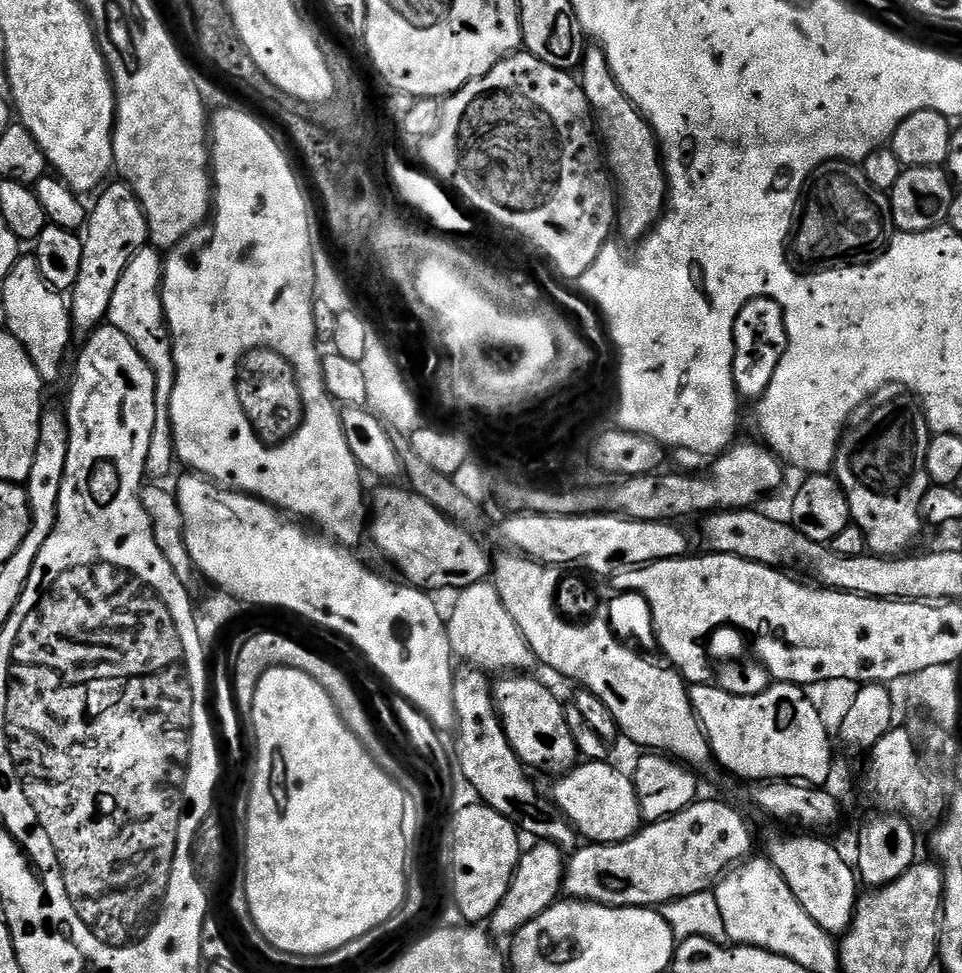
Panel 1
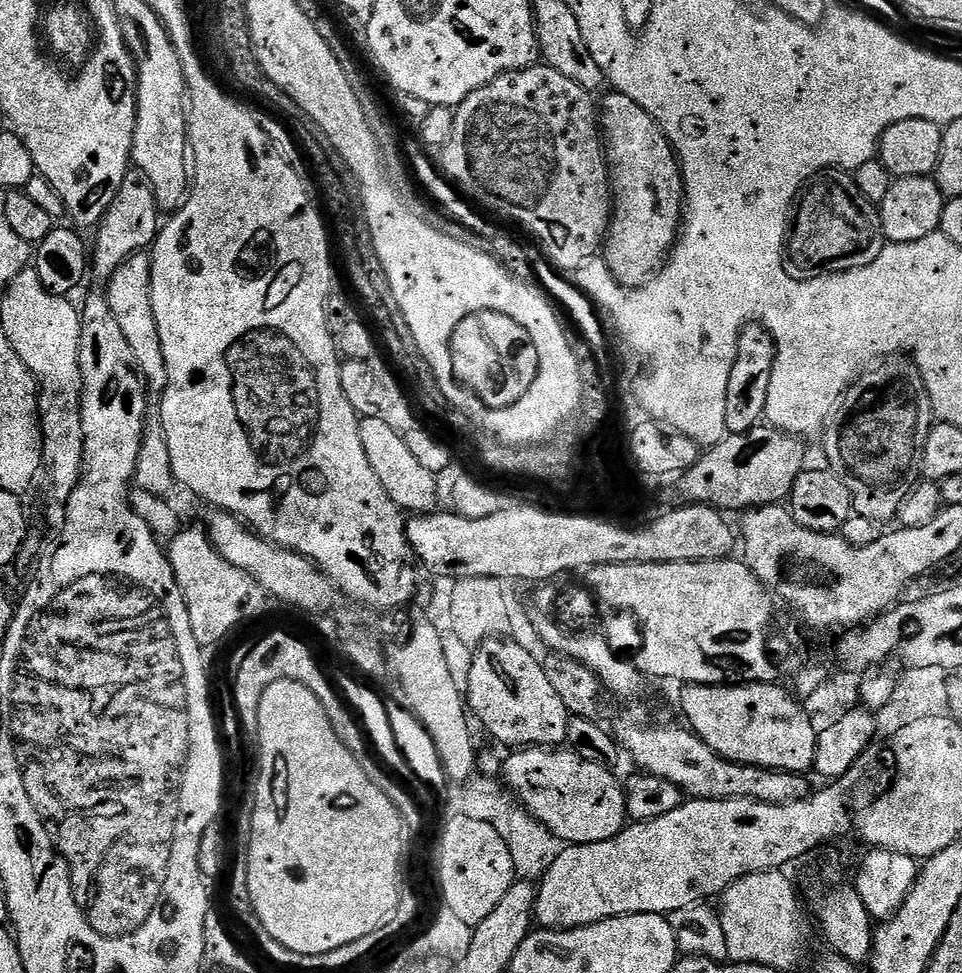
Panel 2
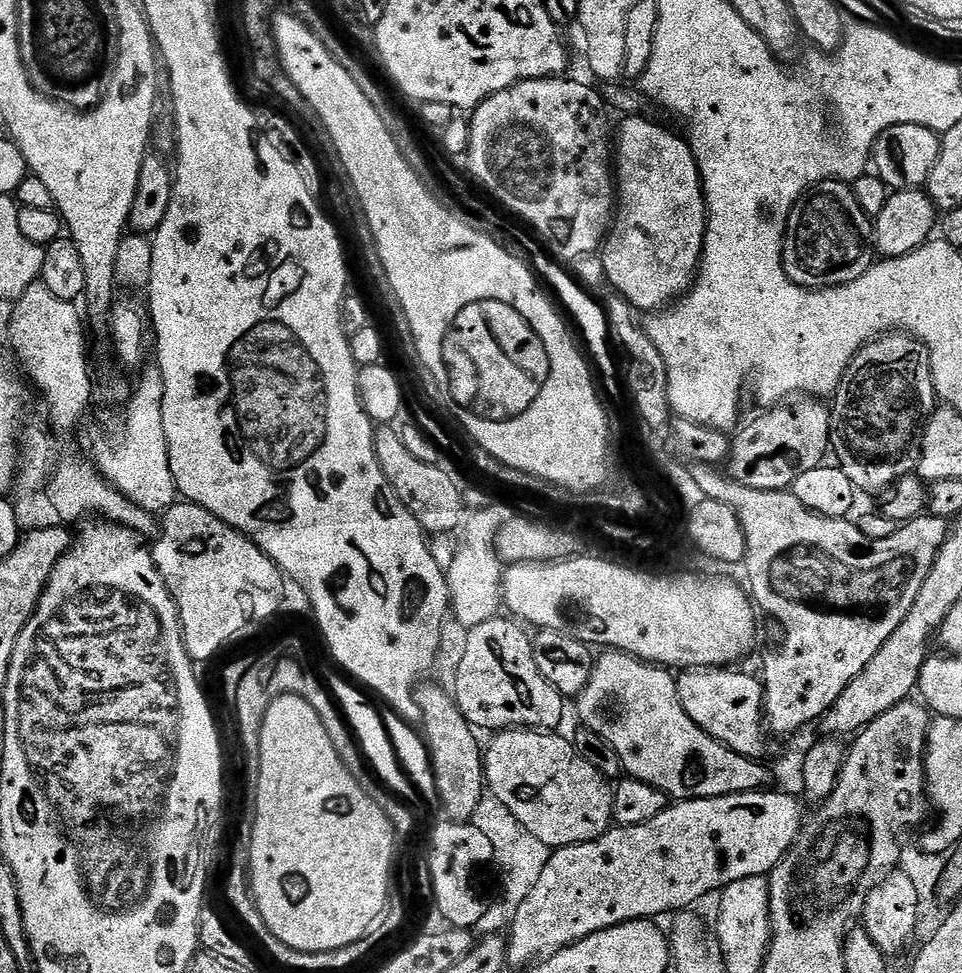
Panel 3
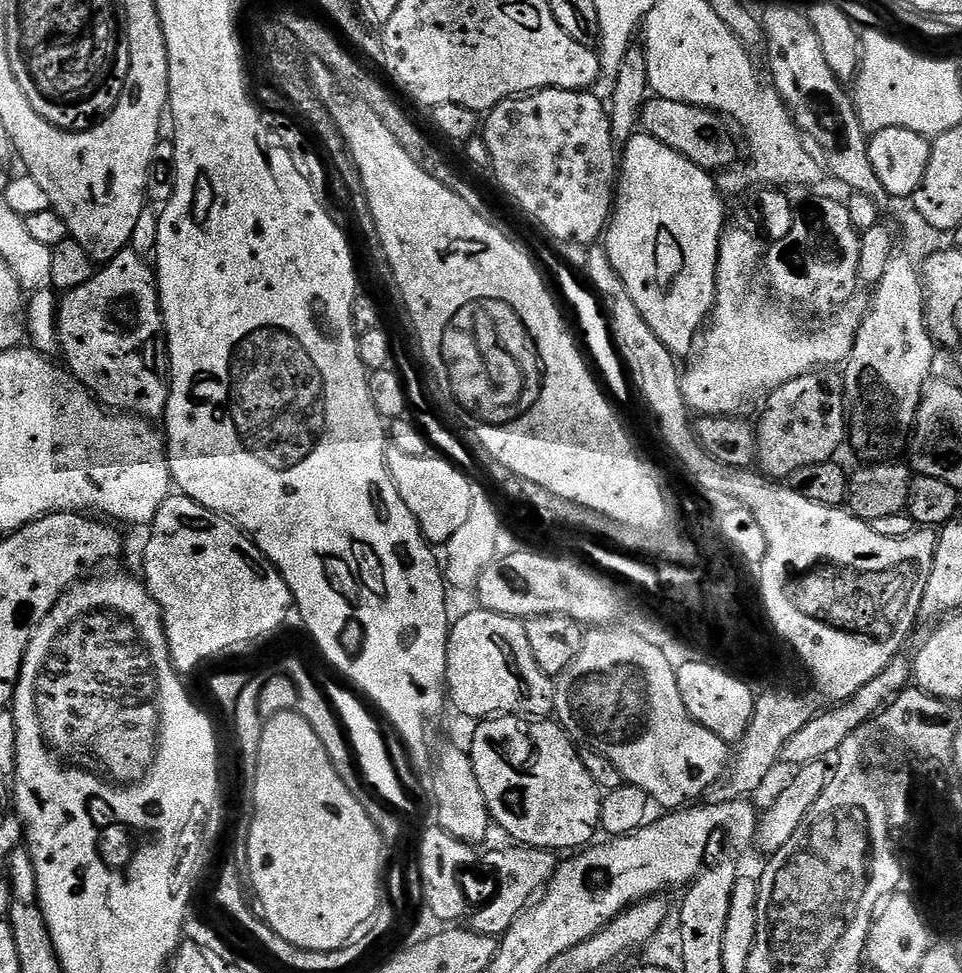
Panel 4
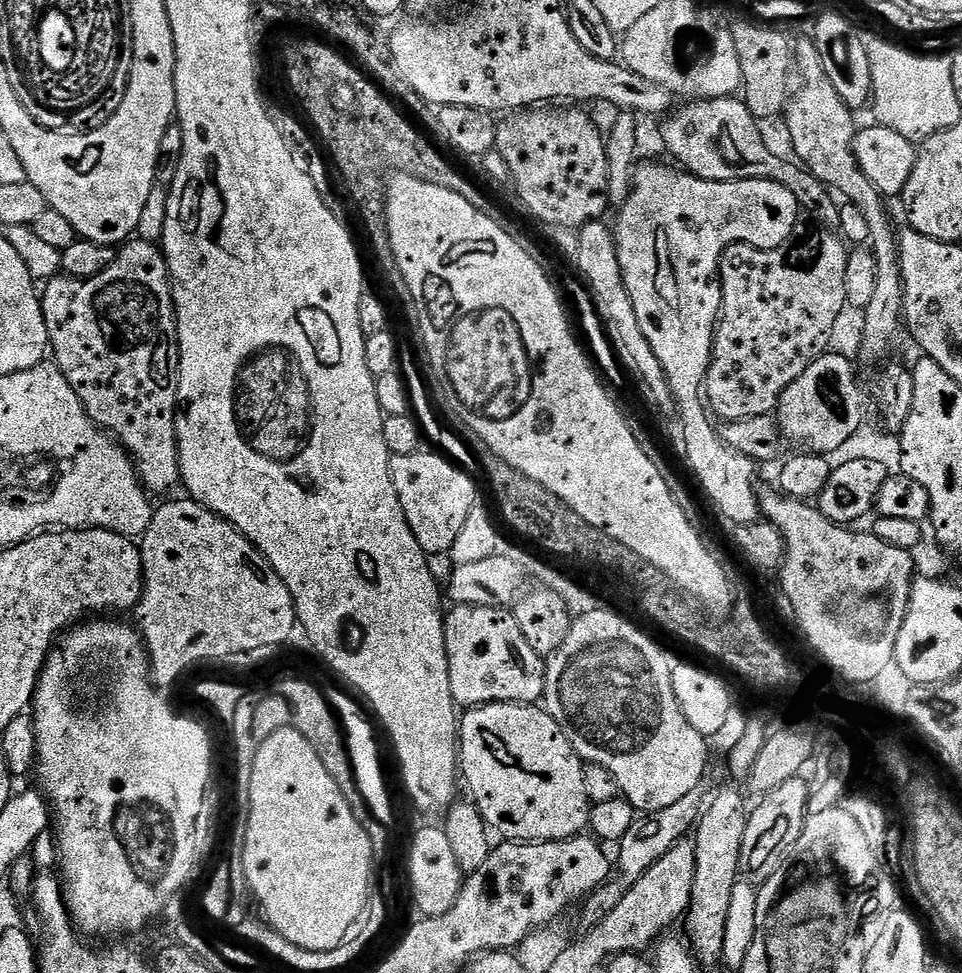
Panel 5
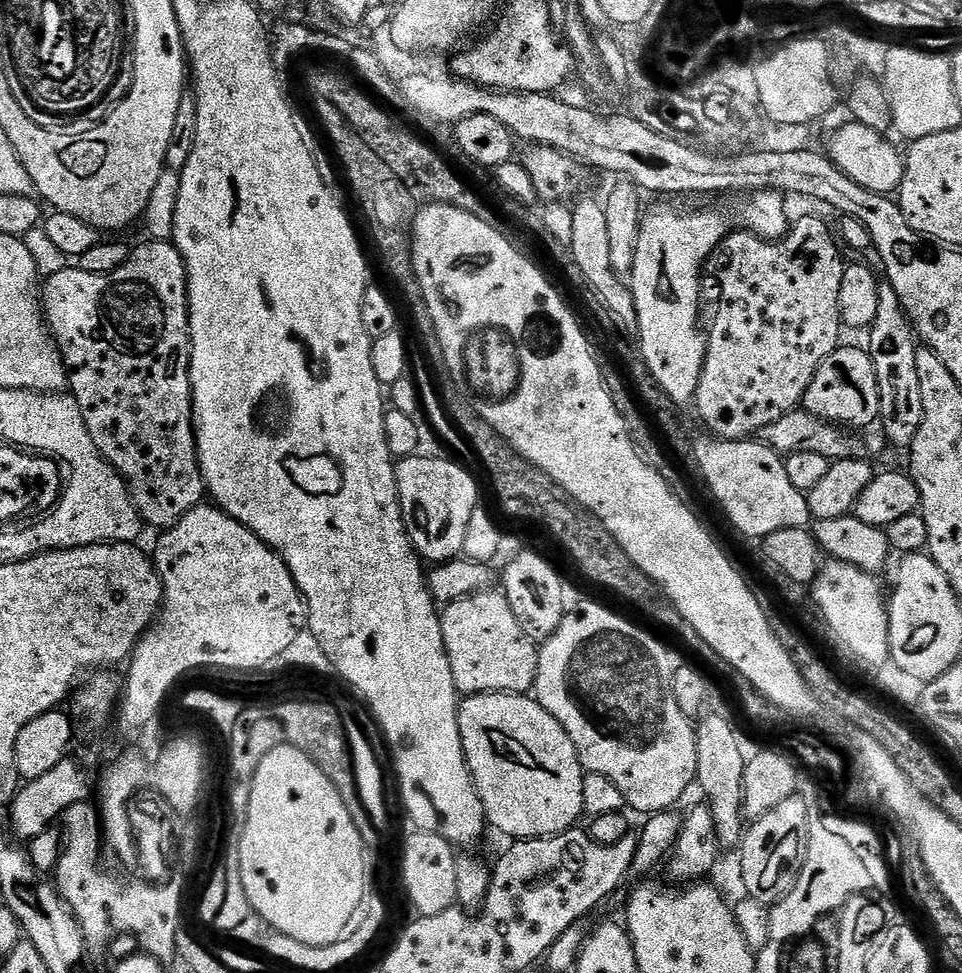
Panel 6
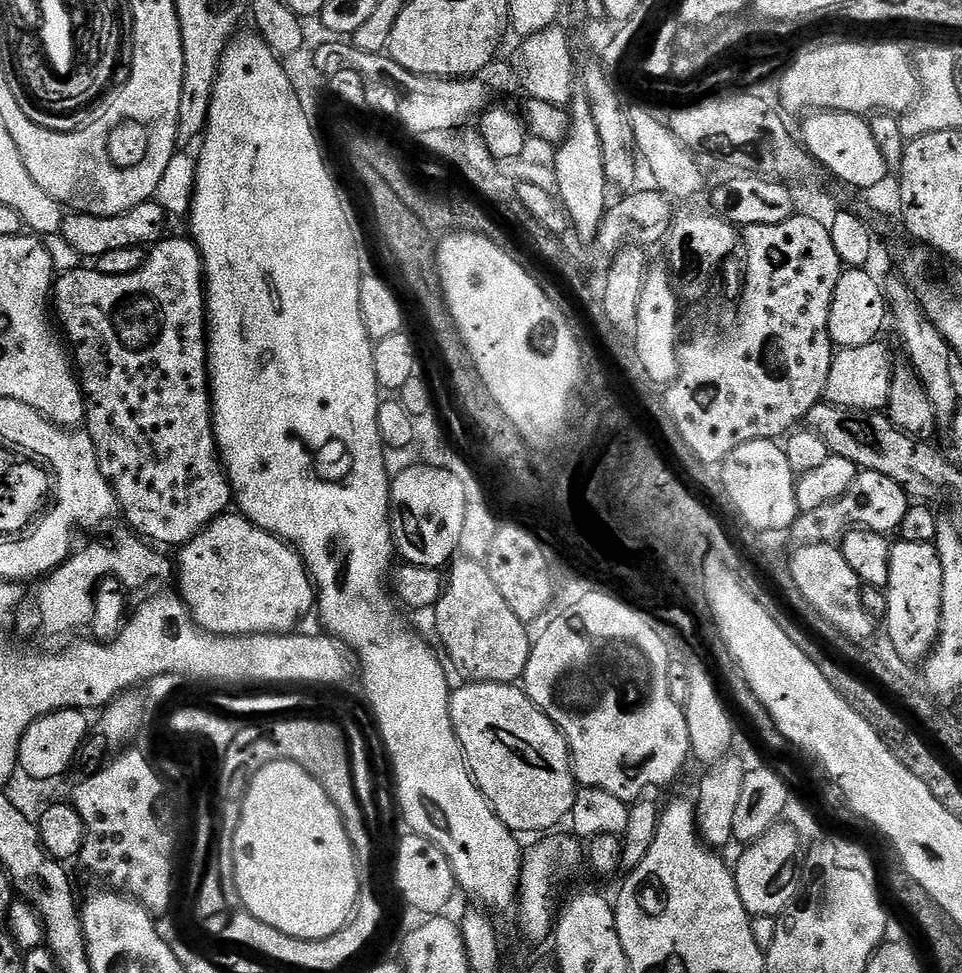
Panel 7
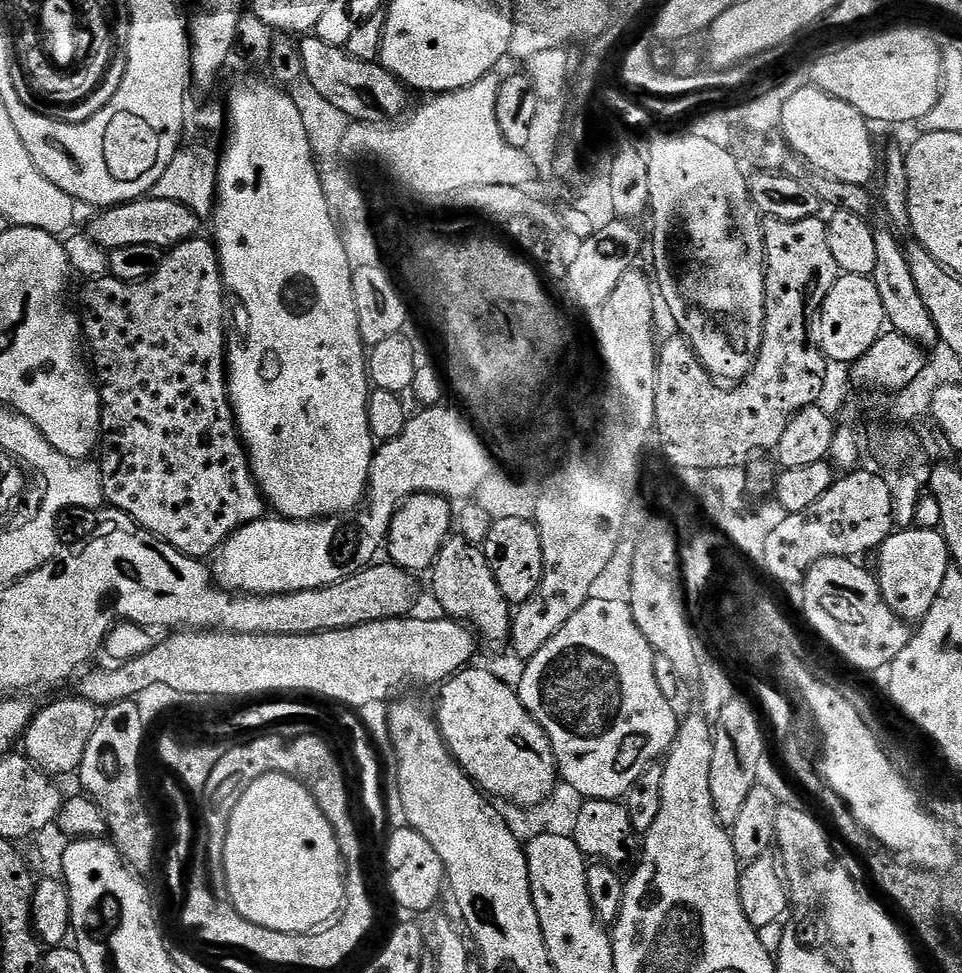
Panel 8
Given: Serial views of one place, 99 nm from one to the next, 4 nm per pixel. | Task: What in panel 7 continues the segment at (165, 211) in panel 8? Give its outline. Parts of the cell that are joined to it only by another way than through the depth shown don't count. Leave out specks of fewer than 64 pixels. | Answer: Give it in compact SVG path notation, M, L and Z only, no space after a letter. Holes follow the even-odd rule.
M149 202L134 206L117 216L95 216L94 214L86 214L85 212L69 211L62 222L59 235L64 236L66 242L70 242L70 246L74 246L74 250L78 250L81 258L88 258L88 256L89 258L95 258L102 254L110 254L110 250L144 248L145 246L158 244L161 240L165 239L168 231L168 215L164 213L162 206L158 206L155 202Z

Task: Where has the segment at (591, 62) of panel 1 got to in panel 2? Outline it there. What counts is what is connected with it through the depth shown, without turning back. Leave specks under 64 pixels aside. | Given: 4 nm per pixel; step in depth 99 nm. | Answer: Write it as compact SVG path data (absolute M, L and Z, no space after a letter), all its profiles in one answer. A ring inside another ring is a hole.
M612 90L604 98L598 104L598 119L612 185L612 223L602 257L619 284L640 288L664 267L677 242L684 215L684 179L676 151L658 122L626 94Z

